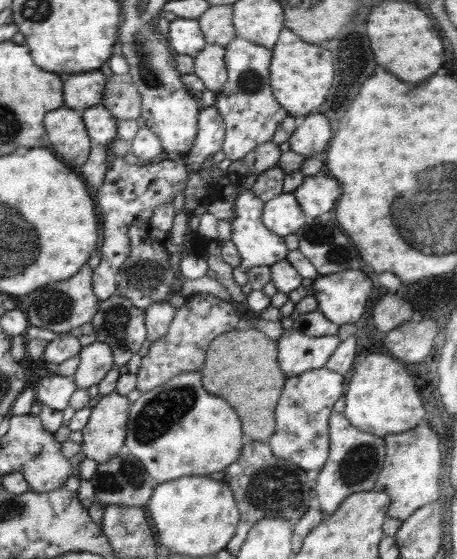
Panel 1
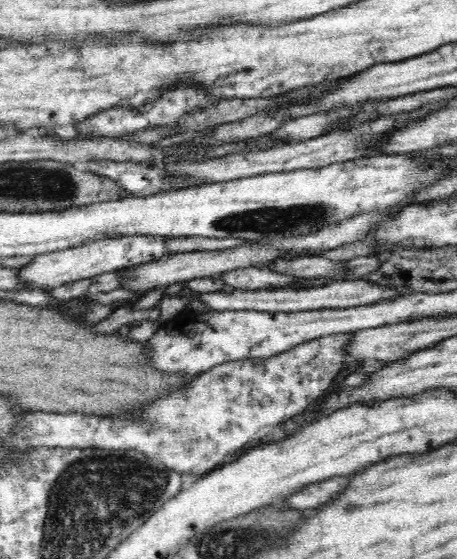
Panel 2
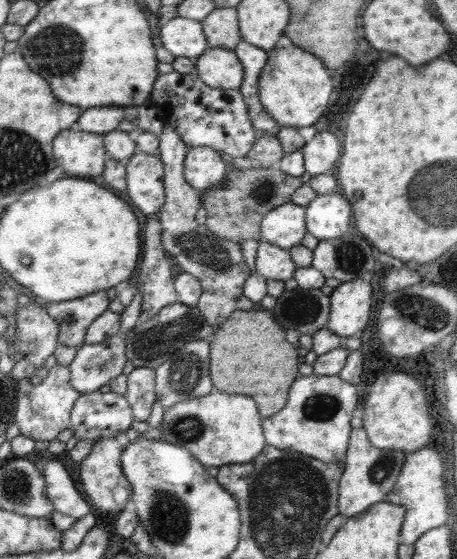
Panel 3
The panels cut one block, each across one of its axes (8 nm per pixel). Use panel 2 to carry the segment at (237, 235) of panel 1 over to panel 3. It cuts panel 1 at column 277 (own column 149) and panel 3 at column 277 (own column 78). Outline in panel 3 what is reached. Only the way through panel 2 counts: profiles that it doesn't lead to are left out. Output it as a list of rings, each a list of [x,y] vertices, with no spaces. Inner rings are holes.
[[[259,239],[259,242],[255,258],[255,271],[267,279],[282,281],[292,279],[297,266],[291,259],[289,250],[268,244],[262,239]]]

